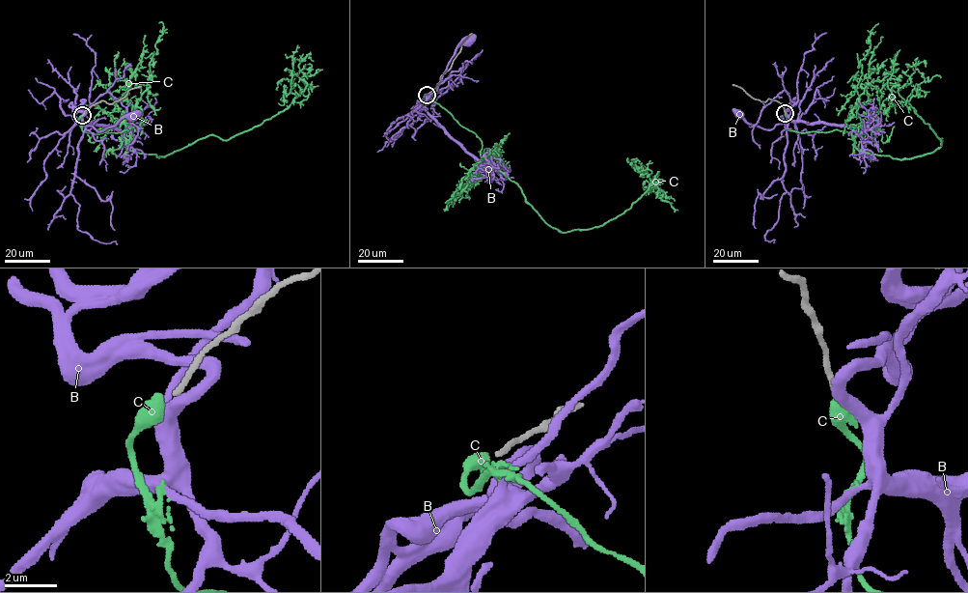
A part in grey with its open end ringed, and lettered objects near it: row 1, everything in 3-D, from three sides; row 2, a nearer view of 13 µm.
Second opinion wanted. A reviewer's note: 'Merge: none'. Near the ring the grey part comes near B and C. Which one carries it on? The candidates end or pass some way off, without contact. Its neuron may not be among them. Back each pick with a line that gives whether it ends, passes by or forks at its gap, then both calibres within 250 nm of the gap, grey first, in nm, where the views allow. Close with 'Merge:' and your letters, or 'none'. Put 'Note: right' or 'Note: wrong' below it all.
C: it passes by | 200/400 nm
Merge: C
Note: wrong

